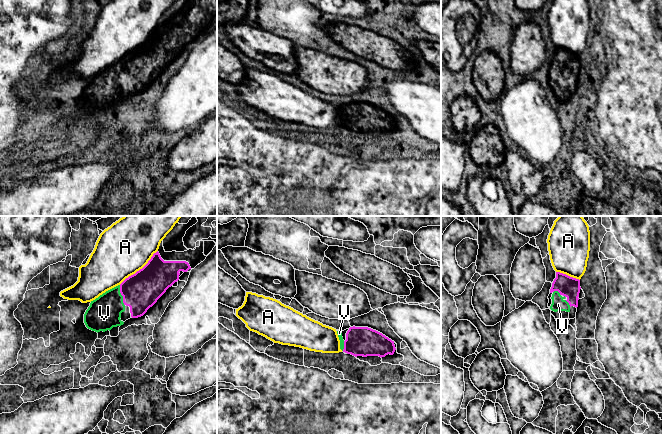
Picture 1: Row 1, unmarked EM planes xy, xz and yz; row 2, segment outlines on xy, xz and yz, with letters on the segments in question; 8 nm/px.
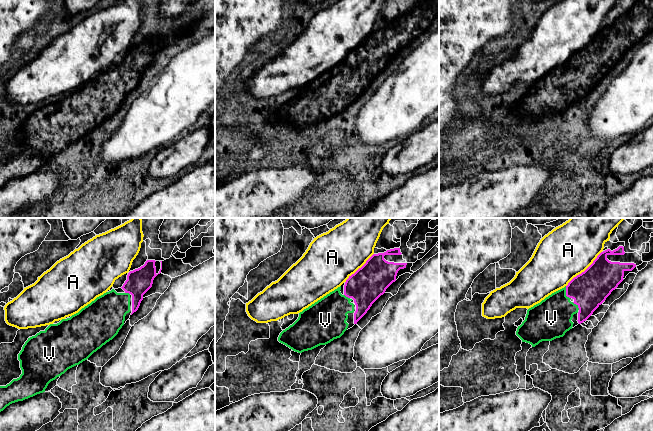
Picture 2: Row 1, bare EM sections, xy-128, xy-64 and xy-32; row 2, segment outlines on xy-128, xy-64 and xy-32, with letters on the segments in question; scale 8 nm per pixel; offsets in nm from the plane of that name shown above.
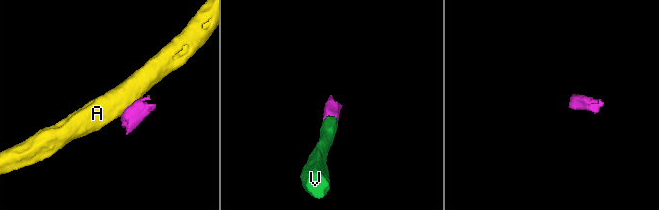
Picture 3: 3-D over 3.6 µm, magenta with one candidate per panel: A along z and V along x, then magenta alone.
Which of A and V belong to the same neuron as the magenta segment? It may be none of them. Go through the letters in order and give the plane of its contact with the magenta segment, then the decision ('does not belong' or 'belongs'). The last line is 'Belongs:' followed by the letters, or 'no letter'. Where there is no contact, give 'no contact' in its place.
A: xy | does not belong
V: xy | belongs
Belongs: V

